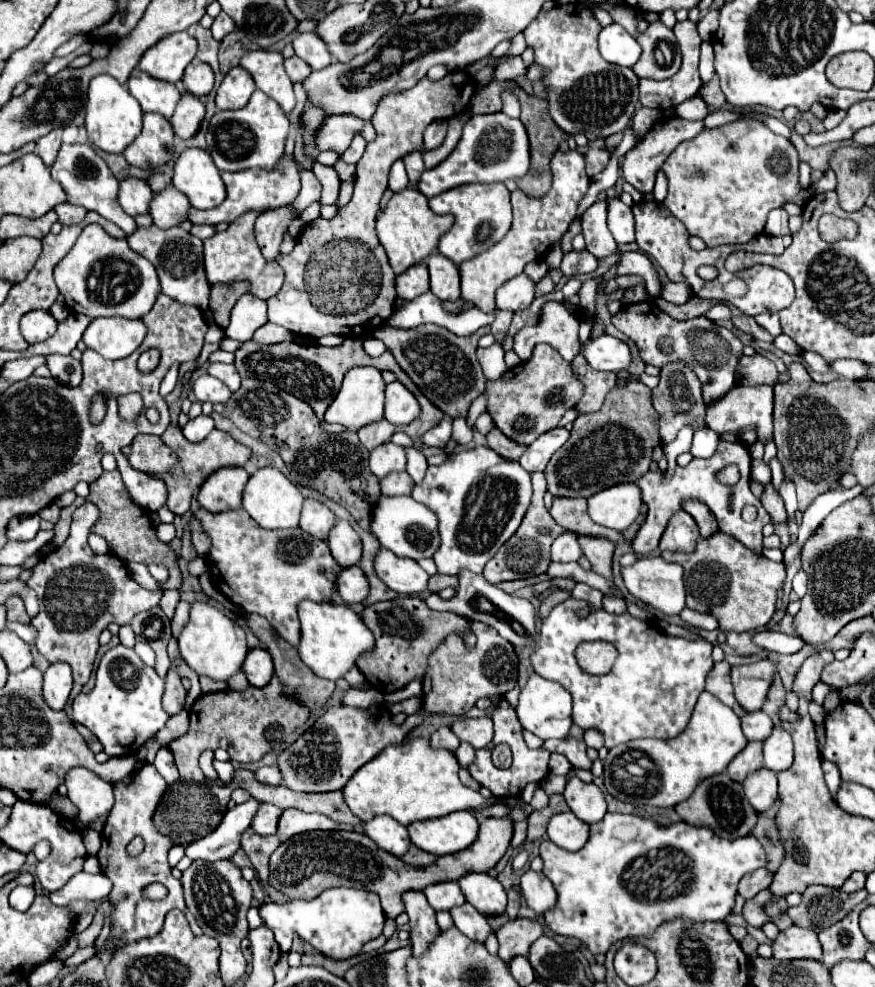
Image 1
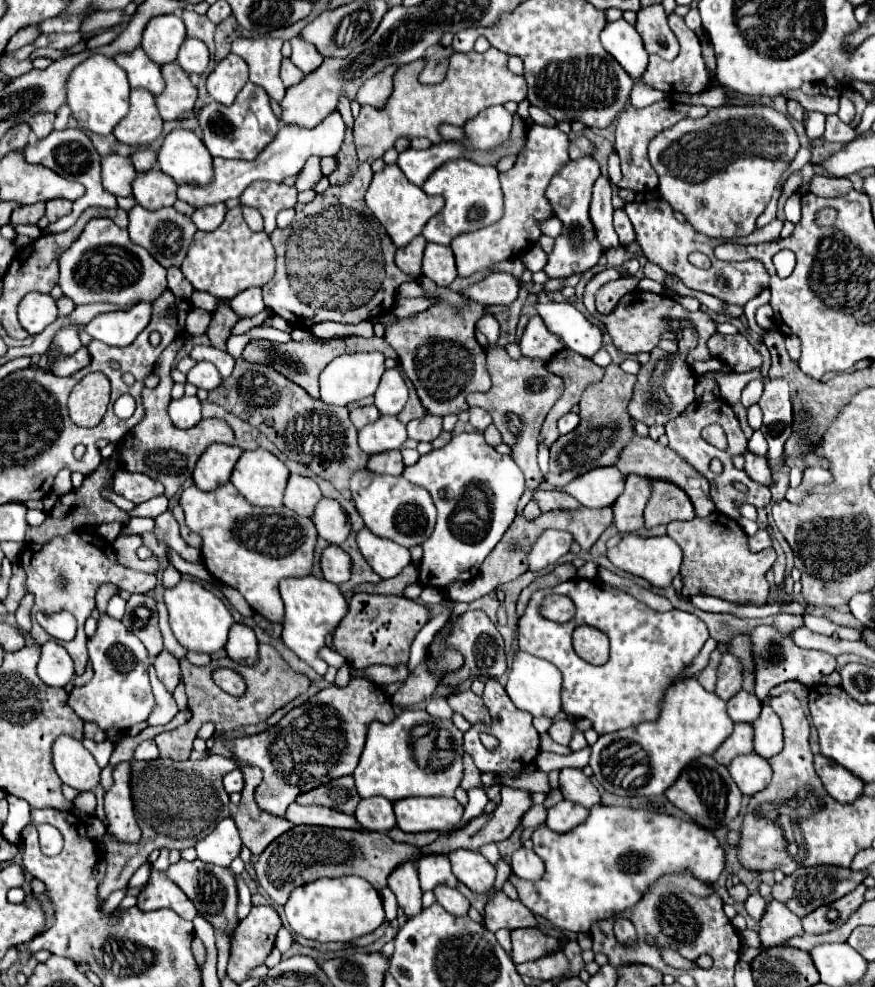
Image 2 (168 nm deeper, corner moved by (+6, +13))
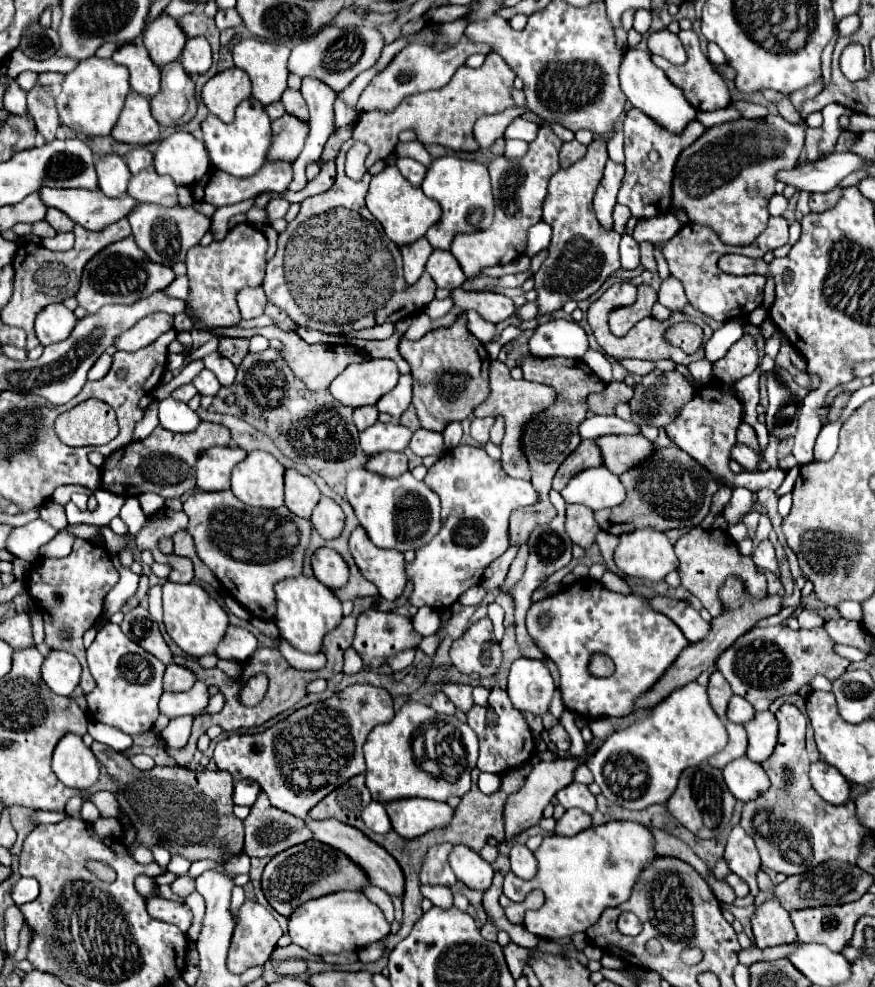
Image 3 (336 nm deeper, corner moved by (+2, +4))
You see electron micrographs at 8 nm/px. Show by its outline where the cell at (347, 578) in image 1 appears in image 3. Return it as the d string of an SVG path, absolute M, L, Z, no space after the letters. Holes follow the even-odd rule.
M318 548L312 554L312 570L314 576L332 590L344 586L344 582L348 580L348 566L332 548Z

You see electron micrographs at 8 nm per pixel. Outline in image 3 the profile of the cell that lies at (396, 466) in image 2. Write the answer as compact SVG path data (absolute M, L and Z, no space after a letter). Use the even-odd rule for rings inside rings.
M382 452L382 454L374 454L366 462L366 470L376 472L380 476L390 476L390 478L400 476L406 468L408 468L408 460L406 460L406 454L404 452Z

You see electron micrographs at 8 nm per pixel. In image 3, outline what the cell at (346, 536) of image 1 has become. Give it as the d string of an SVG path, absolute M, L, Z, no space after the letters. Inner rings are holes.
M322 496L320 502L314 508L314 514L312 514L310 522L312 522L312 526L318 530L318 534L322 538L332 540L332 538L338 538L340 532L342 532L344 512L332 498Z

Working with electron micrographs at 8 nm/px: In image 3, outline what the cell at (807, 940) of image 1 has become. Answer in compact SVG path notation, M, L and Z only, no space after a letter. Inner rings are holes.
M770 896L760 906L756 906L756 912L752 916L752 932L754 944L758 948L796 942L792 920L776 896Z

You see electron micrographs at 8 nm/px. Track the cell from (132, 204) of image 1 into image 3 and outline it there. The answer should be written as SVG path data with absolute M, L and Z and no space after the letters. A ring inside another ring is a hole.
M106 154L98 158L96 172L98 172L98 186L108 198L118 198L120 194L126 194L128 180L132 174L118 154Z

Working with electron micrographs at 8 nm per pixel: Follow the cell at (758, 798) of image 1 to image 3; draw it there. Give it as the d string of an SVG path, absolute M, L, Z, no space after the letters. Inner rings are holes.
M746 756L728 762L722 770L722 776L728 790L734 794L734 798L742 802L754 800L758 794L762 794L770 786L762 766L748 760Z

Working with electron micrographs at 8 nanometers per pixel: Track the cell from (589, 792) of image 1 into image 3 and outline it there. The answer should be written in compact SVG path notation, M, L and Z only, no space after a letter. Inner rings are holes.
M572 782L570 786L566 786L564 790L560 790L556 794L558 802L568 810L568 808L580 808L588 814L594 814L596 812L596 798L590 794L588 786L584 784L578 784L578 782Z

